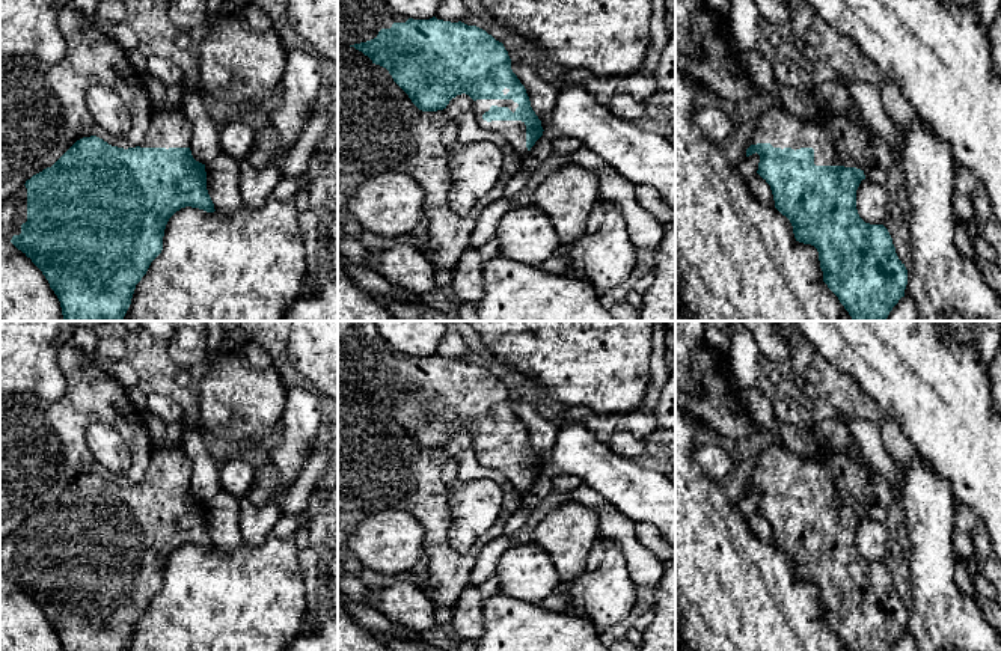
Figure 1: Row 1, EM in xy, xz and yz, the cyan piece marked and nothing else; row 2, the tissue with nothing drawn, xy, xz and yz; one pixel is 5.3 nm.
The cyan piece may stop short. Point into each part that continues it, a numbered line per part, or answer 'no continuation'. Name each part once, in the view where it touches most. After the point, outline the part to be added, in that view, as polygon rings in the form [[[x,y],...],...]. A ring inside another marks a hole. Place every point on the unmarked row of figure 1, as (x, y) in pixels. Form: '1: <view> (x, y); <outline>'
1: xz (514, 469); [[[476,437],[473,439],[473,449],[479,466],[500,472],[513,487],[525,494],[529,491],[526,485],[526,463],[522,458],[491,458],[482,457],[482,452],[490,448],[491,443],[508,445],[513,451],[519,445],[513,437]]]

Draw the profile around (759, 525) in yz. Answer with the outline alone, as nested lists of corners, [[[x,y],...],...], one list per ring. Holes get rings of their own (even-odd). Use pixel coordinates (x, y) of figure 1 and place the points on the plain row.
[[[755,511],[748,520],[751,532],[760,539],[775,544],[773,532],[770,523],[758,511]]]

